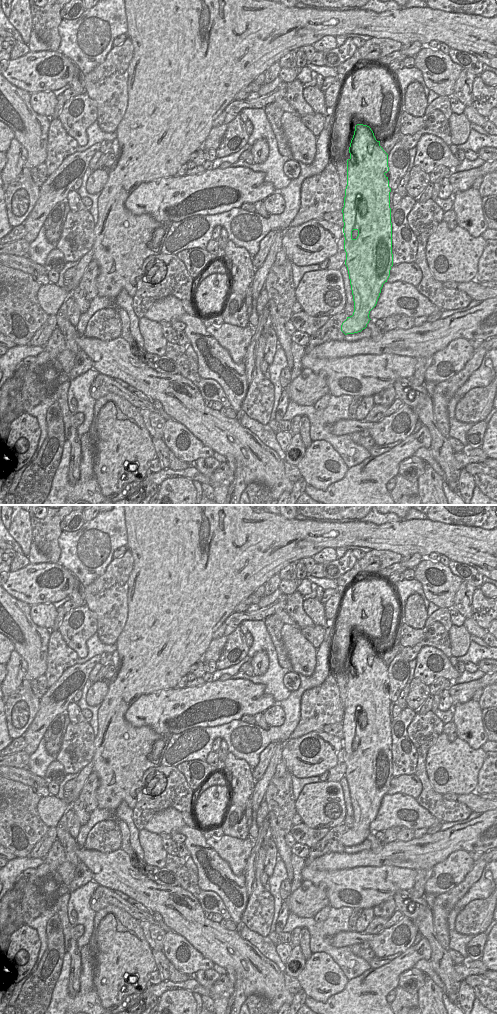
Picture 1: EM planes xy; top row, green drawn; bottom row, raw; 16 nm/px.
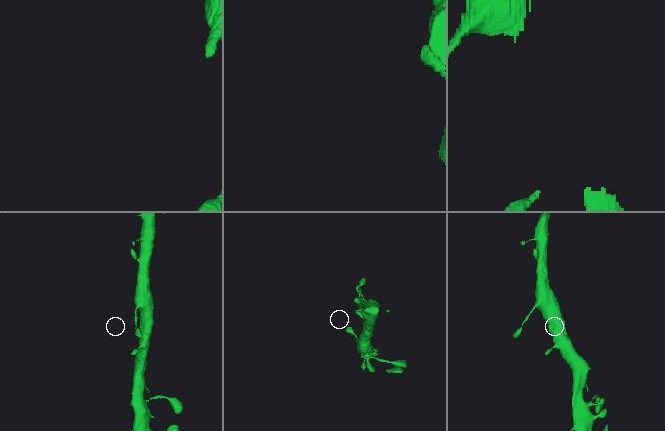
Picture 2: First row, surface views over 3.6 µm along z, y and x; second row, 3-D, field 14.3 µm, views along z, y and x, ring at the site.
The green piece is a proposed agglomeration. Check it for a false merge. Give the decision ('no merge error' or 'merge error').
no merge error

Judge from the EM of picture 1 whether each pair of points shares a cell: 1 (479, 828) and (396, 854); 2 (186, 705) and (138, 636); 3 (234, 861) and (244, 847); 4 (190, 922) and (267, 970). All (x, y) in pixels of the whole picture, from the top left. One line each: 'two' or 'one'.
1: one
2: two
3: one
4: one

